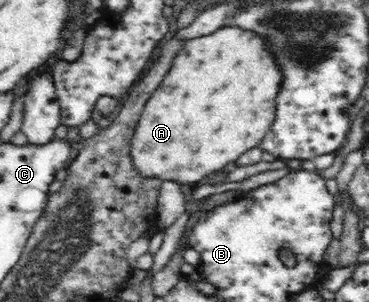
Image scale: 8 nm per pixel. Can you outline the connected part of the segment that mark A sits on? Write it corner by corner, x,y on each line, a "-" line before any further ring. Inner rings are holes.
221,28
209,36
201,36
201,38
193,38
188,40
184,48
176,55
173,60
171,70
167,72
165,80
161,82
161,86
151,93
147,100
145,110
141,112
141,118
134,127
133,136
130,138
129,155
132,158
133,167
136,168
138,175
143,180
159,180
175,181
178,184
202,184
201,180
221,168
225,168
229,162
235,162
243,152
259,146
259,142
265,138
265,134
271,130
274,122
273,96
277,96
277,68
273,68
273,60
269,60
269,56
265,56
265,52
261,52
261,40
257,40
257,36
249,36
249,32
237,32
237,28

